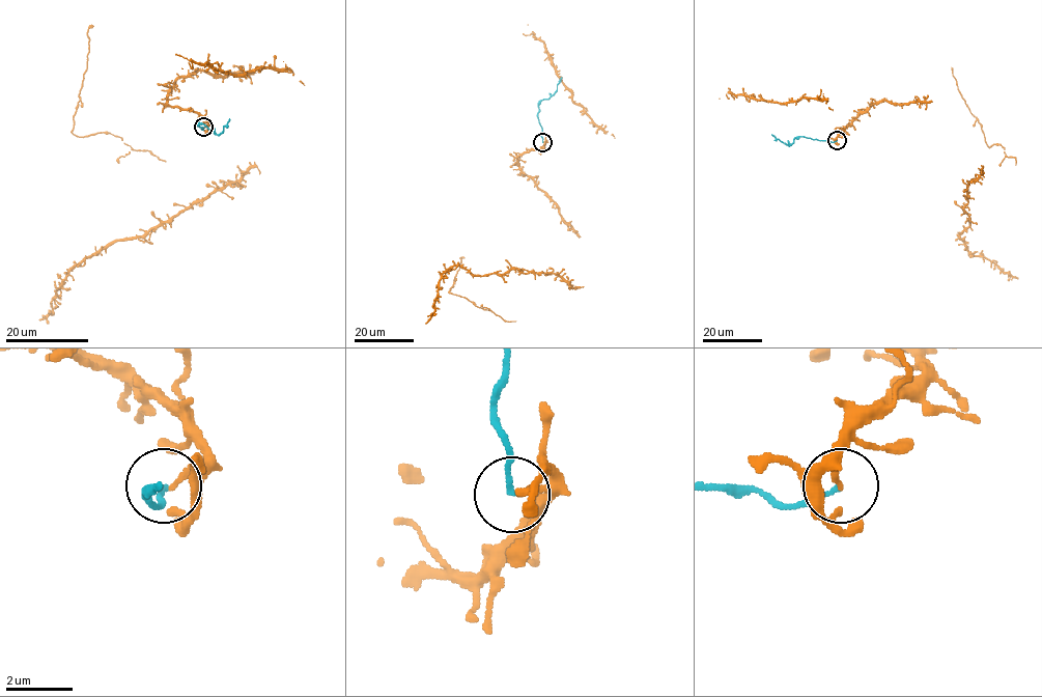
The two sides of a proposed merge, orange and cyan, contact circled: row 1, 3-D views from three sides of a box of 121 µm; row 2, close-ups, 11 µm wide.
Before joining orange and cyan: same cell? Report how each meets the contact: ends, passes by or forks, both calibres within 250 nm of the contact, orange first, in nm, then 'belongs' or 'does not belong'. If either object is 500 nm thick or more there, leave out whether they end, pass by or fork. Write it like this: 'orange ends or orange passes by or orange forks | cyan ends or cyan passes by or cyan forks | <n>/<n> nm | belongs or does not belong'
orange ends | cyan ends | 140/140 nm | does not belong

